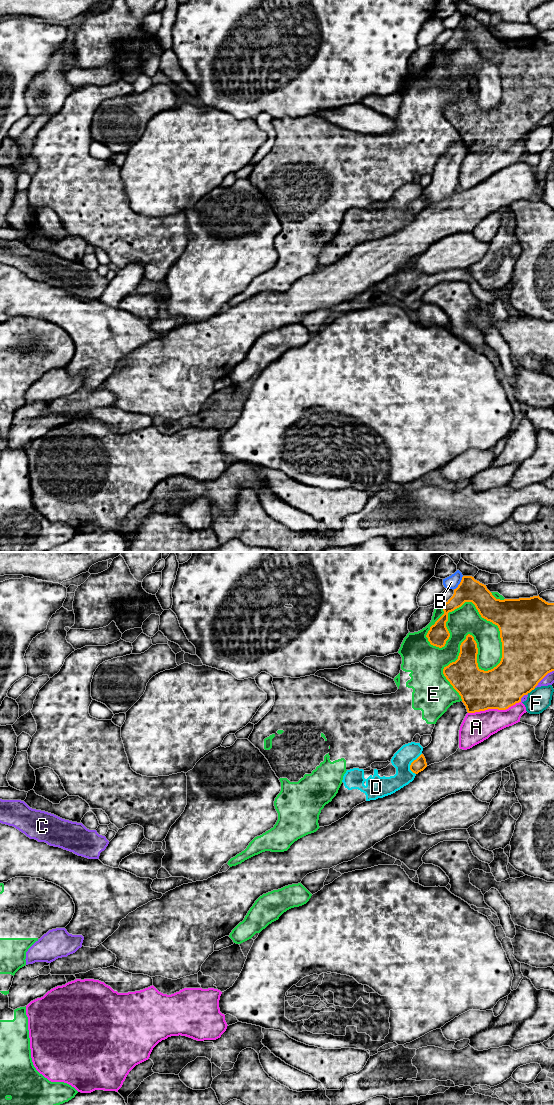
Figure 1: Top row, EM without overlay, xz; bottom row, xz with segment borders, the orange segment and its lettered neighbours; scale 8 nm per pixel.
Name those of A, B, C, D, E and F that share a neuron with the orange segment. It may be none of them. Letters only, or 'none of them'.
none of them

